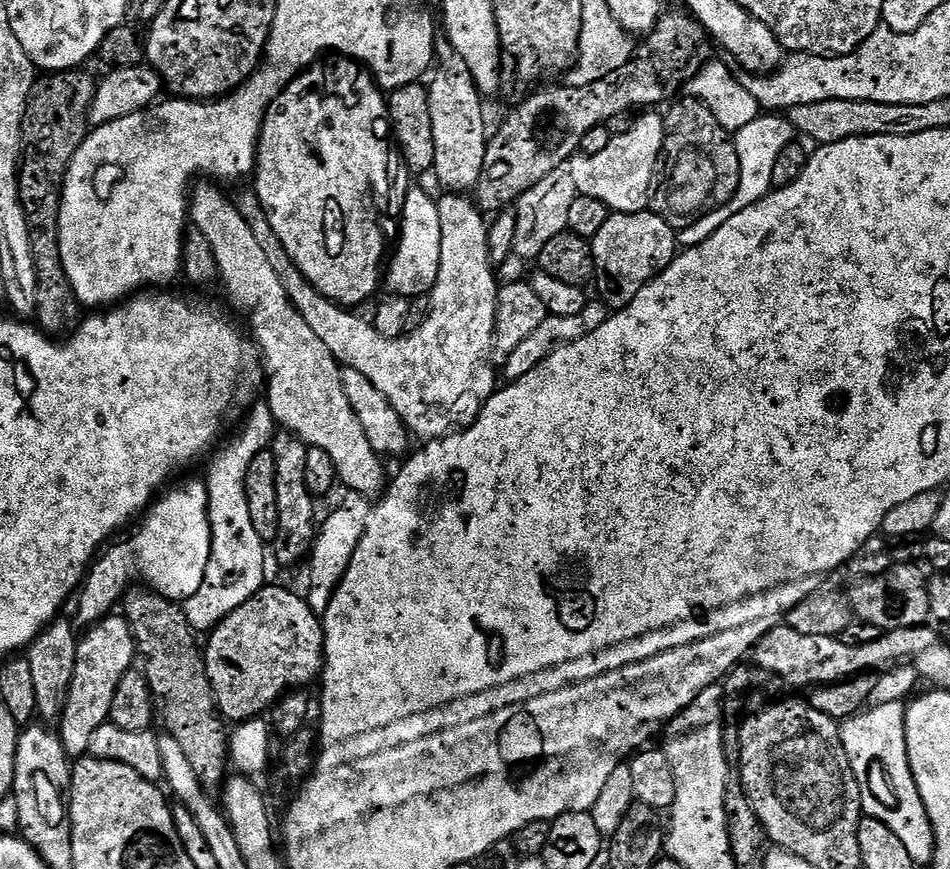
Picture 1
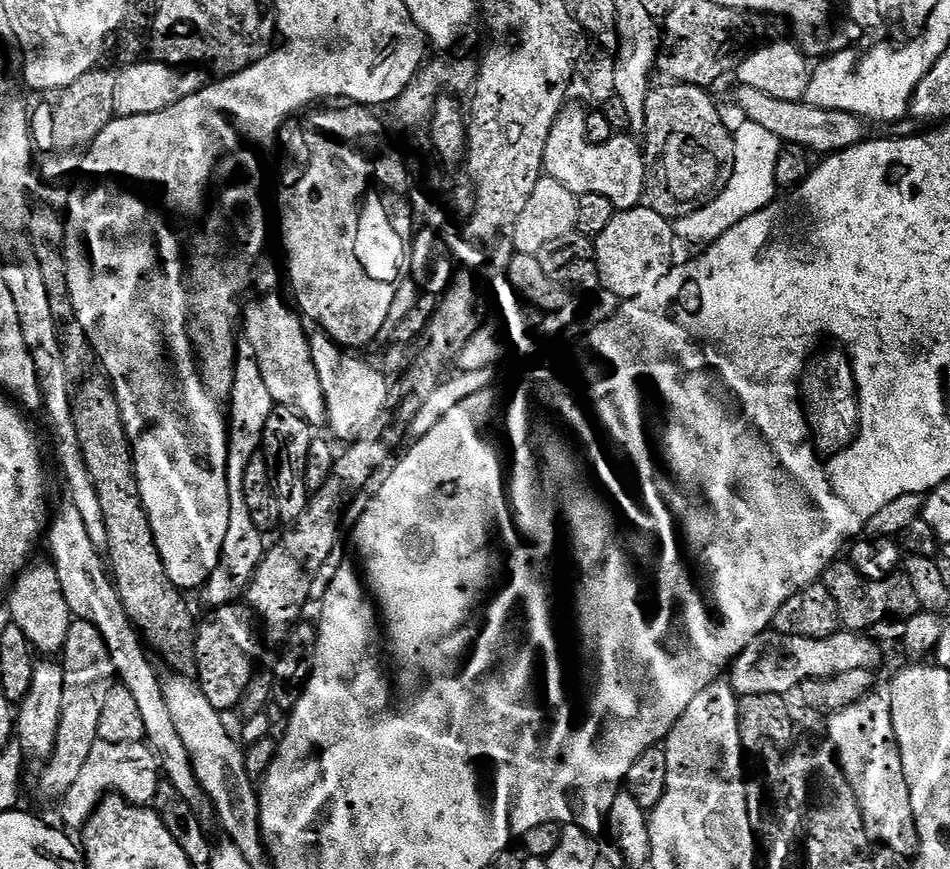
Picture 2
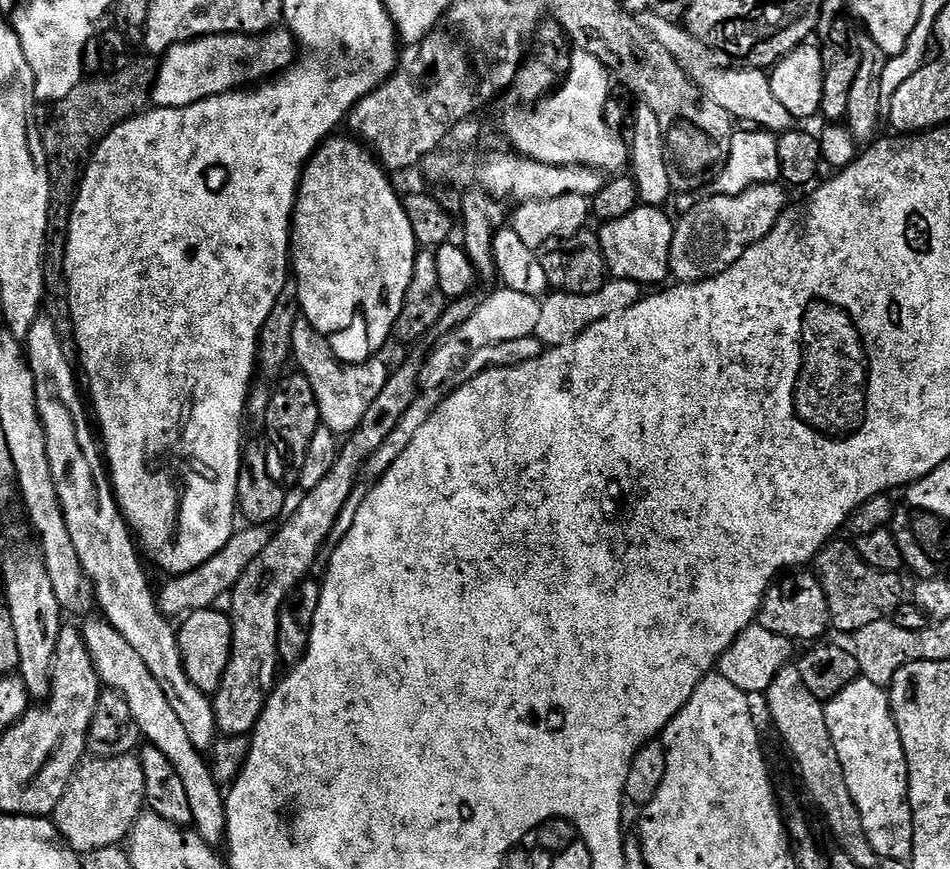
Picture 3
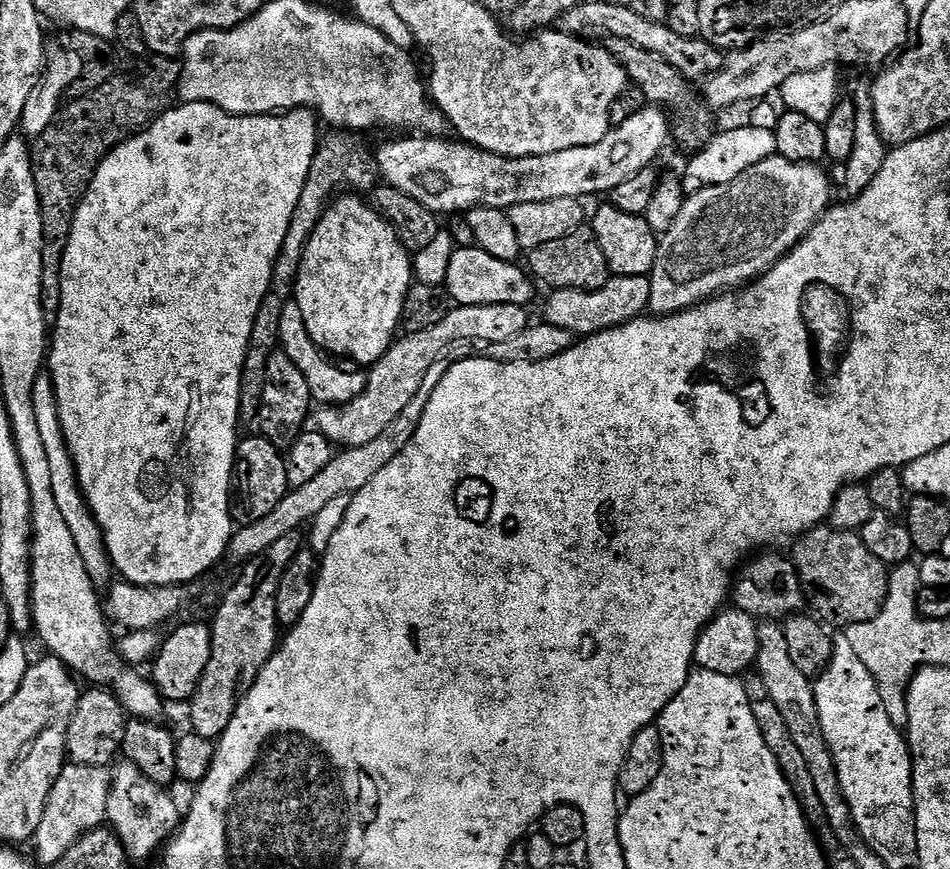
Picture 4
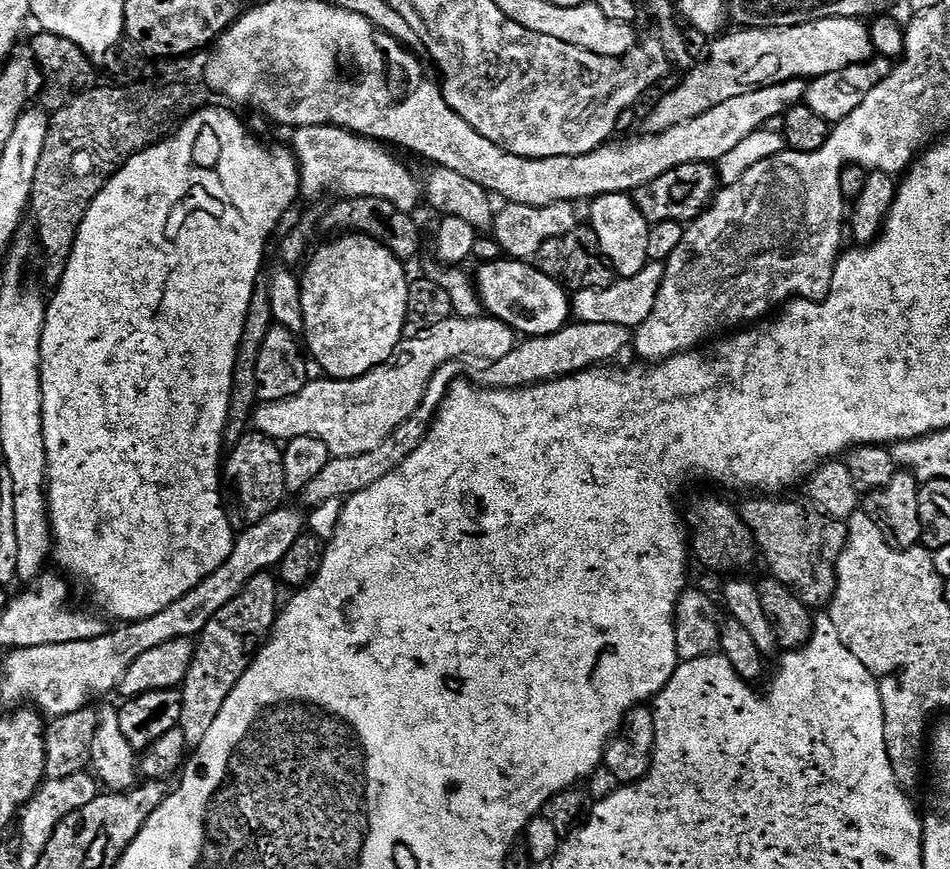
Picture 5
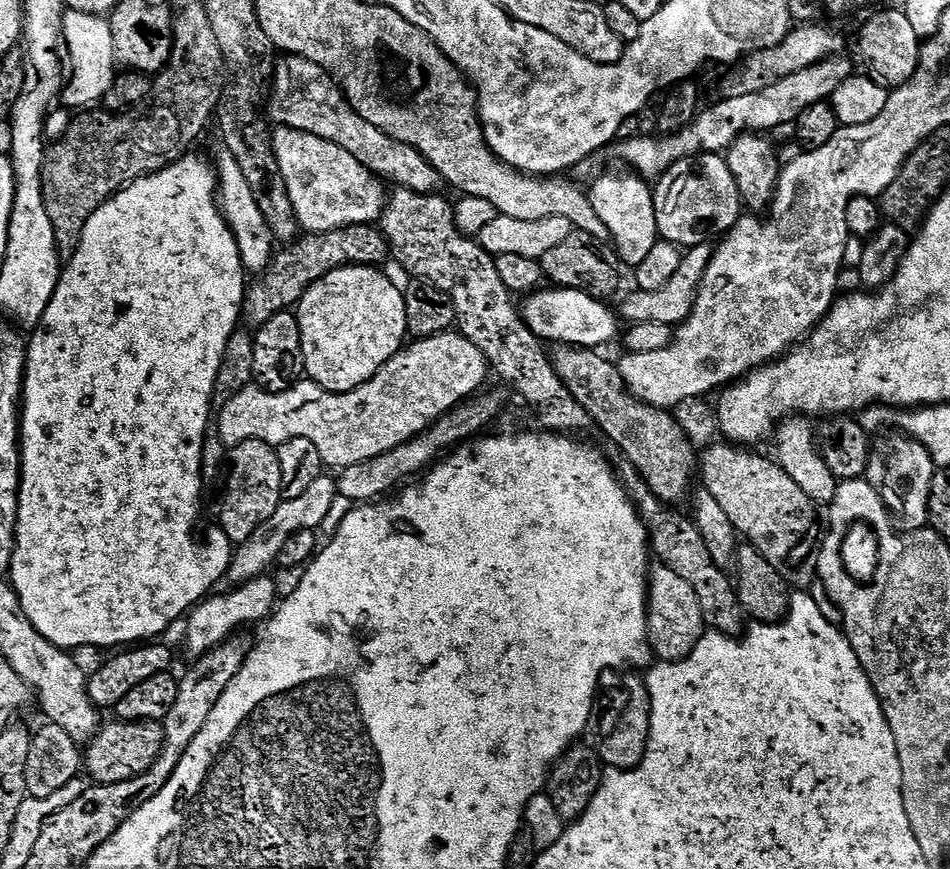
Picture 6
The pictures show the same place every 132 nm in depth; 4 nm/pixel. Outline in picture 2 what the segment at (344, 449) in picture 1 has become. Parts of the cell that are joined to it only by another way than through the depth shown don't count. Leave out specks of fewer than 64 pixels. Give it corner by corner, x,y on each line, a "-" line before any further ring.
264,294
261,295
264,296
261,300
247,301
242,312
243,335
254,346
262,375
266,378
266,385
275,403
302,414
302,418
306,418
308,424
327,425
326,398
322,388
322,378
318,376
318,369
314,366
310,332
304,329
305,321
291,303
288,305
282,297
272,295
276,294

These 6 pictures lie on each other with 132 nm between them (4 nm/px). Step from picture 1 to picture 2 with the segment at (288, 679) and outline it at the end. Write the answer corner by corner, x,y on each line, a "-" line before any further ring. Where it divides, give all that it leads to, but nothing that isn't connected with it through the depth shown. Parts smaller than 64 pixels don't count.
244,602
213,607
208,614
205,620
203,617
199,621
196,629
195,675
210,706
214,706
222,714
228,714
231,708
239,709
240,701
244,699
244,691
257,671
256,655
260,652
261,640
258,635
258,620

